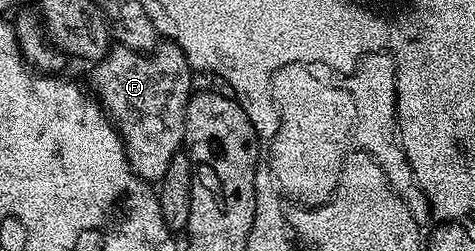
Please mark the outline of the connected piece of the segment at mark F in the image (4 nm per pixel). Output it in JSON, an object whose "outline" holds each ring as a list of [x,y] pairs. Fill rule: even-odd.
{"outline":[[[168,41],[158,42],[156,48],[148,53],[113,45],[102,59],[96,60],[90,67],[93,68],[89,71],[88,90],[92,92],[117,132],[121,134],[121,139],[125,142],[127,161],[133,166],[134,173],[146,181],[159,181],[163,173],[167,173],[171,157],[179,154],[183,147],[185,107],[194,90],[193,78],[195,78],[187,57],[174,43]]]}

